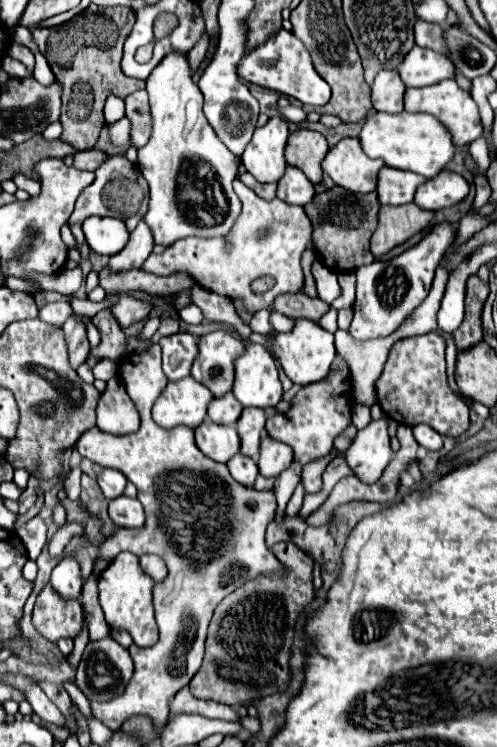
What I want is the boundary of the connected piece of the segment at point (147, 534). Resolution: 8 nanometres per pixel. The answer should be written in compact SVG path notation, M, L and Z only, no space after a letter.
M150 344L146 352L140 354L128 354L122 358L118 366L118 376L126 386L126 392L136 402L136 408L140 412L140 430L132 434L114 436L108 432L102 432L100 428L86 430L74 448L88 460L100 464L102 468L116 468L124 472L124 476L138 488L138 500L144 506L146 522L142 528L129 529L119 528L112 537L100 546L99 557L95 563L93 573L100 574L107 568L110 562L122 551L134 552L136 556L142 554L156 554L160 556L168 566L168 576L154 586L154 608L158 614L158 628L160 628L160 640L150 648L138 648L136 644L130 646L130 656L134 660L134 676L130 684L126 686L122 696L116 696L110 702L90 702L92 714L102 720L110 730L118 730L130 716L144 714L154 720L156 730L162 730L164 722L168 720L168 706L170 700L178 690L190 684L194 674L198 672L204 656L204 640L208 622L212 618L214 608L220 604L222 598L226 598L230 592L234 592L238 586L242 586L246 580L258 578L266 572L282 572L282 564L278 558L266 548L264 544L264 530L270 520L276 516L276 496L274 490L254 490L238 484L226 464L218 464L210 458L206 458L196 442L194 442L194 430L188 426L176 426L176 428L160 428L152 416L150 410L168 384L166 374L160 368L160 346Z

